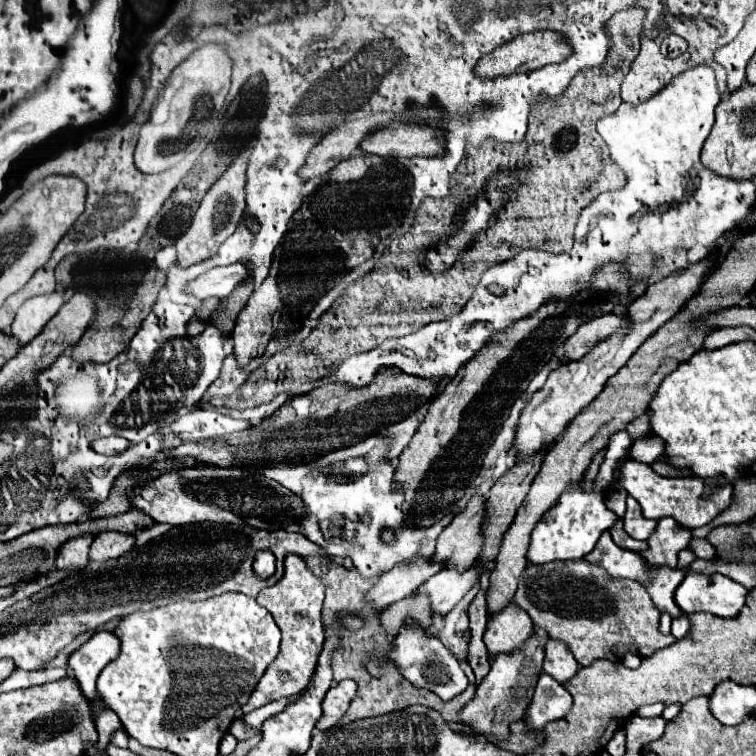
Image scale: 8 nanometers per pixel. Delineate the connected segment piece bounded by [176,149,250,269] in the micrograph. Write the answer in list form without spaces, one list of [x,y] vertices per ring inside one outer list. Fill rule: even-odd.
[[[244,149],[236,159],[234,163],[226,169],[226,173],[212,185],[212,189],[204,195],[194,219],[192,219],[192,225],[190,229],[178,239],[176,243],[176,249],[178,249],[178,265],[180,267],[190,267],[190,265],[196,265],[208,257],[212,257],[220,245],[234,233],[238,221],[242,219],[242,213],[244,213],[244,207],[246,207],[246,193],[244,193],[244,183],[246,183],[246,163],[248,163],[248,155],[250,151]]]

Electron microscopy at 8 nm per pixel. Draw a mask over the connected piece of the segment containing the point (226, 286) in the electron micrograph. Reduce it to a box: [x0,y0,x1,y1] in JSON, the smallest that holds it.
[188,263,248,299]

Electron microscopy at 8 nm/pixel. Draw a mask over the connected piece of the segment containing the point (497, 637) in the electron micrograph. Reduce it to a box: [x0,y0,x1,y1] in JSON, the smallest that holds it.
[484,603,534,655]

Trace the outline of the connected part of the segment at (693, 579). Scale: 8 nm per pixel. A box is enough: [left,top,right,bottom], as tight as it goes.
[676,573,746,619]

